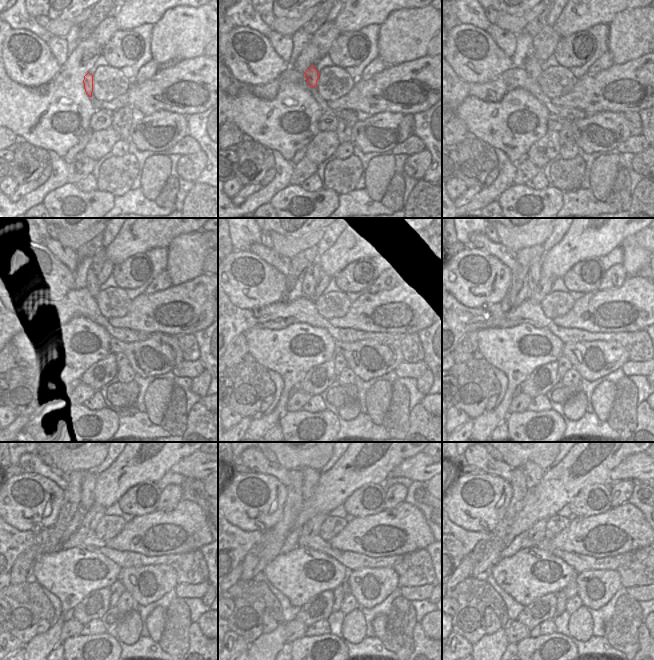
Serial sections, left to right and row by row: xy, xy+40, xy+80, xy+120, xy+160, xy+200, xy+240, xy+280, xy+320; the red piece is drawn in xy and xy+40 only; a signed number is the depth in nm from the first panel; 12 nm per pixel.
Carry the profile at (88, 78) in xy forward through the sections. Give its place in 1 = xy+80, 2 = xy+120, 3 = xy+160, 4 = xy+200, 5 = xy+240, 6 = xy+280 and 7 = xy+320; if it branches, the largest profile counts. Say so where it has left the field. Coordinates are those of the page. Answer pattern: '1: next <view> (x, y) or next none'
1: next xy+80 (532, 66)
2: next xy+120 (87, 286)
3: next xy+160 (308, 288)
4: next xy+200 (534, 274)
5: next xy+240 (86, 497)
6: next xy+280 (311, 477)
7: next xy+320 (533, 473)

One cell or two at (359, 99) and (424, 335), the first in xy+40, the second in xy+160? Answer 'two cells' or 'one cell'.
two cells

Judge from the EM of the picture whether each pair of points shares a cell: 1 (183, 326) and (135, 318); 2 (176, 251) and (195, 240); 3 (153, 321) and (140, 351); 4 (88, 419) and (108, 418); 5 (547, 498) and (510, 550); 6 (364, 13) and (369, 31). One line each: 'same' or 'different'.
1: same
2: same
3: different
4: same
5: different
6: different

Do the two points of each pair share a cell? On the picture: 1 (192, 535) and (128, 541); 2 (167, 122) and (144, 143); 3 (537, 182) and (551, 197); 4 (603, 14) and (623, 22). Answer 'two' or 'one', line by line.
1: one
2: one
3: two
4: two

